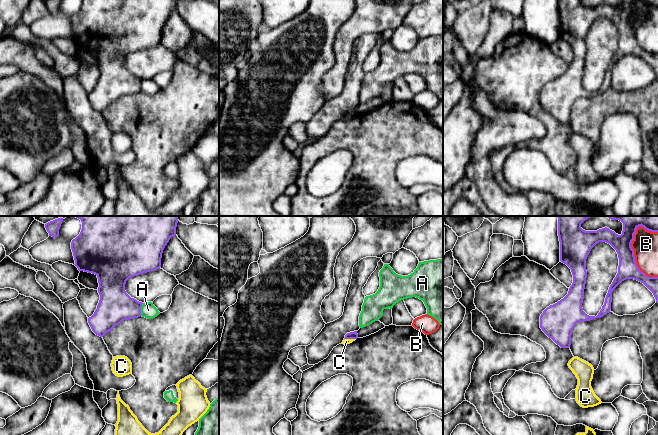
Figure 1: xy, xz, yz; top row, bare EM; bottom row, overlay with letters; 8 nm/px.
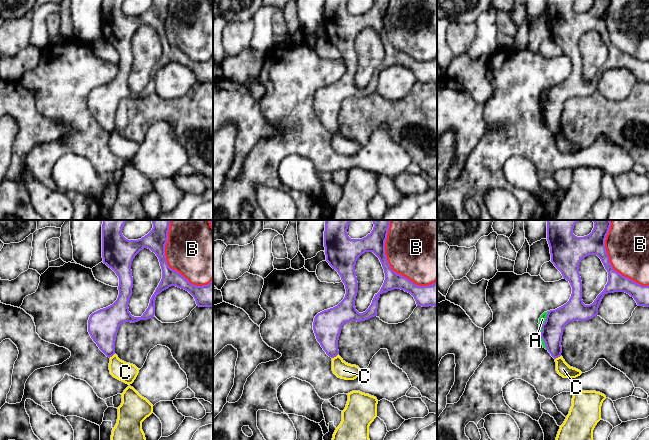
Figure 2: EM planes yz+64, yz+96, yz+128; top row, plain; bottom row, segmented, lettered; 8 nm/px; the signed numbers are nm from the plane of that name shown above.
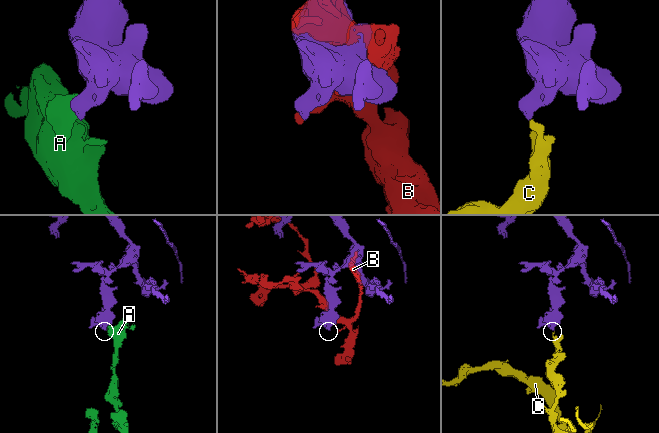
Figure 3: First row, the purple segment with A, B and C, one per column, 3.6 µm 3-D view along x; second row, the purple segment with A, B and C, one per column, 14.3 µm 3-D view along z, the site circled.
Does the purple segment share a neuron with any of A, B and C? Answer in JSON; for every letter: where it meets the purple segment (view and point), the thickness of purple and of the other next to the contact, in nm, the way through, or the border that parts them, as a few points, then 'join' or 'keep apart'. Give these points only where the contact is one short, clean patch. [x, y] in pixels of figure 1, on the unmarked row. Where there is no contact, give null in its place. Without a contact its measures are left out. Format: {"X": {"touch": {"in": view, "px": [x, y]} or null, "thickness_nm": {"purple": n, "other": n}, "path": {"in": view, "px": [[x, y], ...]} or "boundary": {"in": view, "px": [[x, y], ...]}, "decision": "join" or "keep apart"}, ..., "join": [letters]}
{"A": {"touch": {"in": "xy", "px": [140, 85]}, "thickness_nm": {"purple": 280, "other": 120}, "decision": "keep apart"}, "B": {"touch": {"in": "yz", "px": [634, 32]}, "thickness_nm": {"purple": 160, "other": 200}, "decision": "keep apart"}, "C": {"touch": {"in": "xz", "px": [350, 114]}, "thickness_nm": {"purple": 60, "other": 50}, "boundary": {"in": "xz", "px": [[344, 114], [355, 115]]}, "decision": "keep apart"}, "join": []}

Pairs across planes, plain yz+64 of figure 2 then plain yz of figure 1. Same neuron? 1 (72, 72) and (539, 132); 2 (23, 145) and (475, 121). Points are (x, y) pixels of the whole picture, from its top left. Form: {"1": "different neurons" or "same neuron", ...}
{"1": "different neurons", "2": "different neurons"}

